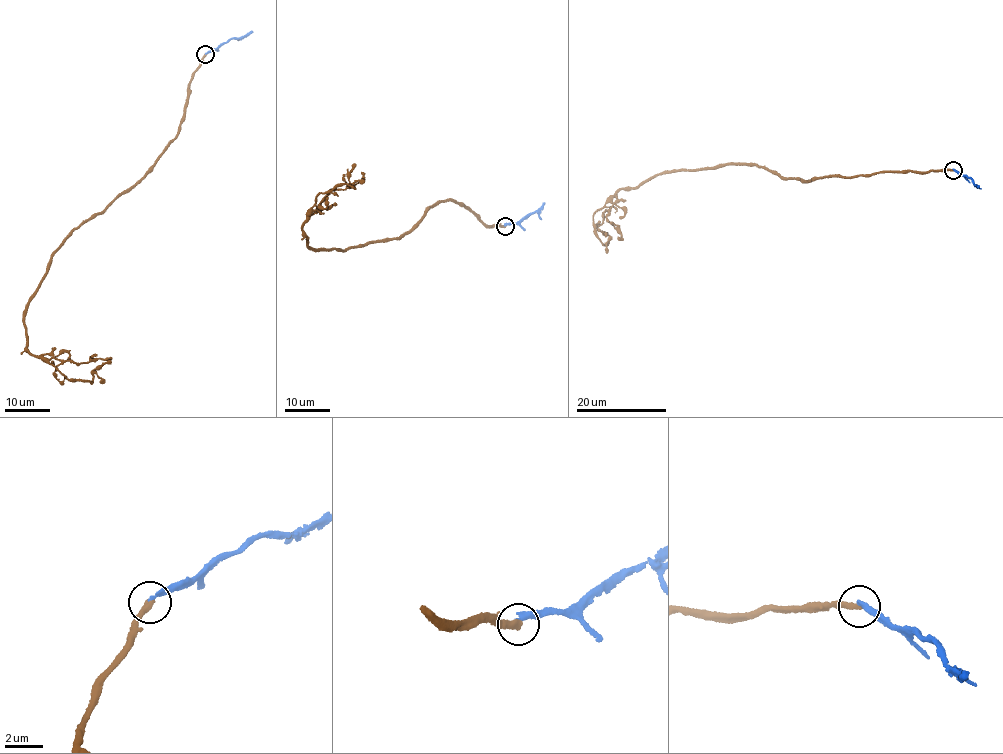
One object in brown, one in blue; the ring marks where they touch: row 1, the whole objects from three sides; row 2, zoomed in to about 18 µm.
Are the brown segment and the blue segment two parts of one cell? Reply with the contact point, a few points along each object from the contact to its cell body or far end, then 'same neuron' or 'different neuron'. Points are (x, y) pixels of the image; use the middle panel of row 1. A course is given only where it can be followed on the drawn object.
(505, 226) | brown via (505, 225), (449, 201), (399, 237), (308, 246), (307, 210), (316, 195), (354, 188), (355, 163) | blue via (505, 225), (542, 209), (543, 202) | different neuron

